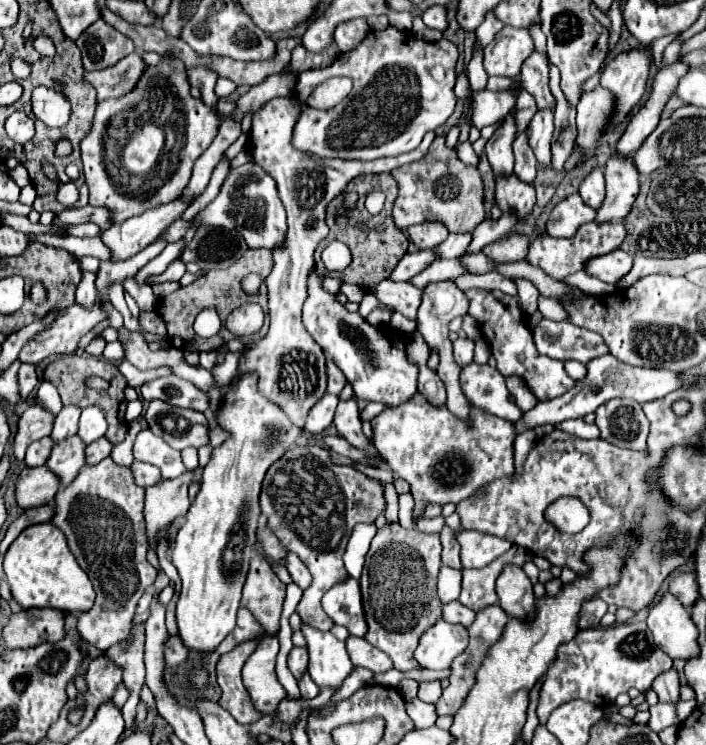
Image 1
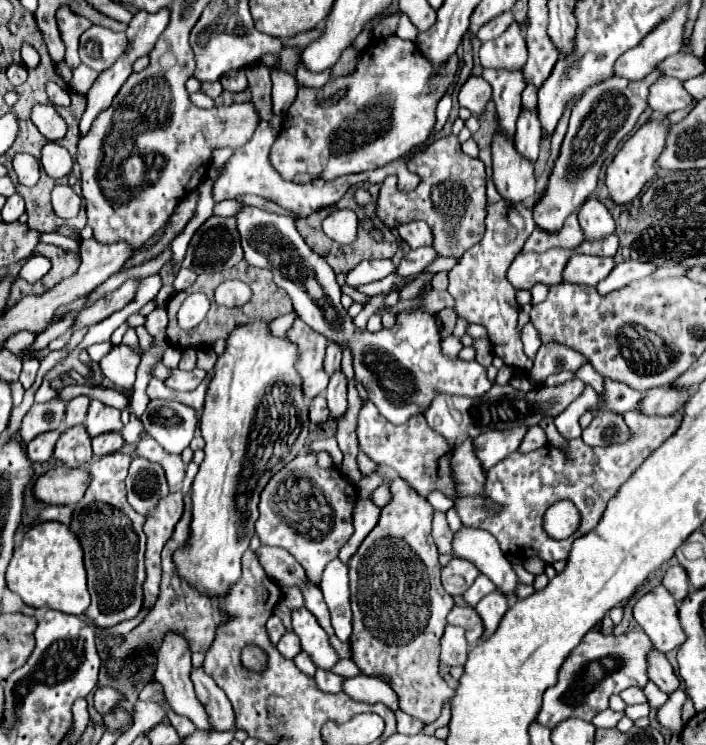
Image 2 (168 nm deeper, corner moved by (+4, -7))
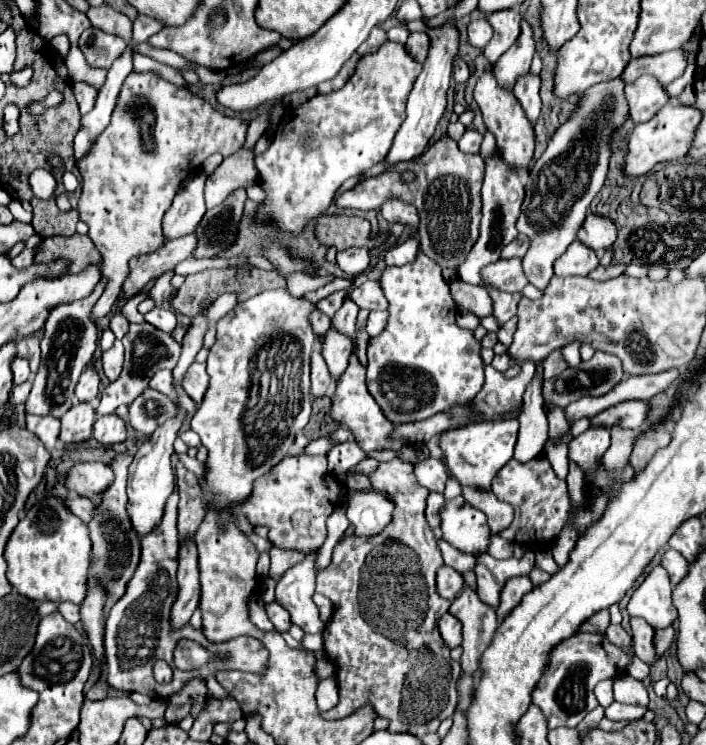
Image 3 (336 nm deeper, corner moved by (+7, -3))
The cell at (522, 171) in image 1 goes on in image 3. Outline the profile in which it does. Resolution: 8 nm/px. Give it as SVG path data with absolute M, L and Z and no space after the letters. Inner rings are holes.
M525 74L517 80L515 88L513 88L513 94L517 96L527 120L535 126L537 118L539 118L539 112L541 112L541 98L539 98L539 76L533 76L533 74Z

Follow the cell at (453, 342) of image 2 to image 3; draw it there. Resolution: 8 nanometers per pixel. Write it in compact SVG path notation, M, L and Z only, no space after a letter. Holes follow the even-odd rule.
M457 312L457 326L465 330L475 330L479 326L479 318L471 312Z

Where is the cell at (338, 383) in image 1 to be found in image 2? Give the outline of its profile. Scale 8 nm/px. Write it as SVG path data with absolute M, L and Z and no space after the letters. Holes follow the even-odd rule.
M330 342L328 344L328 350L326 350L326 362L324 362L324 368L328 374L336 372L336 368L340 368L340 360L342 360L342 350L336 342Z

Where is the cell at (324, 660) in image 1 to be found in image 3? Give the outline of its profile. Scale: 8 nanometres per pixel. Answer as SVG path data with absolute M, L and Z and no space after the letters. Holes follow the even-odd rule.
M307 554L305 560L283 574L275 588L275 600L289 610L291 622L303 632L323 632L325 624L319 620L319 610L311 596L315 592L315 554Z

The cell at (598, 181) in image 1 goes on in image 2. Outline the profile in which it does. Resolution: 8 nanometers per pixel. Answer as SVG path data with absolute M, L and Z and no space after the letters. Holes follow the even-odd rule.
M596 198L584 202L584 206L578 212L578 222L584 232L584 238L590 242L604 240L606 236L616 234L616 222L614 222L612 214Z

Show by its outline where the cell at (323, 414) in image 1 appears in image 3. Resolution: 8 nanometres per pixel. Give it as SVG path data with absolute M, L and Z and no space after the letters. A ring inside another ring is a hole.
M315 344L313 354L311 354L311 394L315 398L323 398L329 386L331 386L331 378L327 372L327 364L321 356L319 344Z

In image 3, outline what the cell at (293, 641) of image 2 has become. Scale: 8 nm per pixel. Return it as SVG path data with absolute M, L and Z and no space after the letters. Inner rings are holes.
M277 602L267 604L265 608L267 608L269 620L273 622L275 630L277 630L277 632L289 632L289 628L291 628L291 618L289 618L289 612L287 612L283 606L279 606Z

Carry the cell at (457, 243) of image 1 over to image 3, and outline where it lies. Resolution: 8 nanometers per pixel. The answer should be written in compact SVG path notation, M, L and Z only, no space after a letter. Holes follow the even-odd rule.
M409 238L407 242L391 248L385 252L385 262L387 266L401 266L401 264L409 264L417 258L419 252L419 244L417 238Z

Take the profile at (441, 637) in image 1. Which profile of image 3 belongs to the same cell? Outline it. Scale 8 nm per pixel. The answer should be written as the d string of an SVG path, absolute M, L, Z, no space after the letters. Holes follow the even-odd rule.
M449 612L443 614L439 618L439 630L441 630L441 636L443 636L445 644L449 646L449 650L461 646L461 622L455 616L451 616Z

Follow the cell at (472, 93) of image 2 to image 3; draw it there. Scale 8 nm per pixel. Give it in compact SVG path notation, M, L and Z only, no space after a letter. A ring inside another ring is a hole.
M457 56L455 58L455 70L453 70L455 74L453 74L453 78L455 78L455 82L459 84L459 86L467 86L467 80L469 80L469 68L467 68L467 64Z

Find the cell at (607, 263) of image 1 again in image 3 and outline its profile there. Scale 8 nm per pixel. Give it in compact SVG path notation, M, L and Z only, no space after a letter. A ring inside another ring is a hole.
M575 240L573 244L569 244L565 254L557 258L555 274L557 276L587 276L597 266L599 266L597 254L585 244L581 244L579 240Z

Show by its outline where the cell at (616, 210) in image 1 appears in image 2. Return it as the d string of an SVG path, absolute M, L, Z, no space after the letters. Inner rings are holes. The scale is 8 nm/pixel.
M648 120L644 126L640 126L624 142L624 146L620 148L620 152L616 154L616 158L612 160L612 164L608 166L608 172L606 172L606 186L608 186L610 198L616 204L632 202L640 194L644 184L650 182L656 176L656 172L658 172L658 156L666 148L668 132L670 132L670 126L664 120Z

